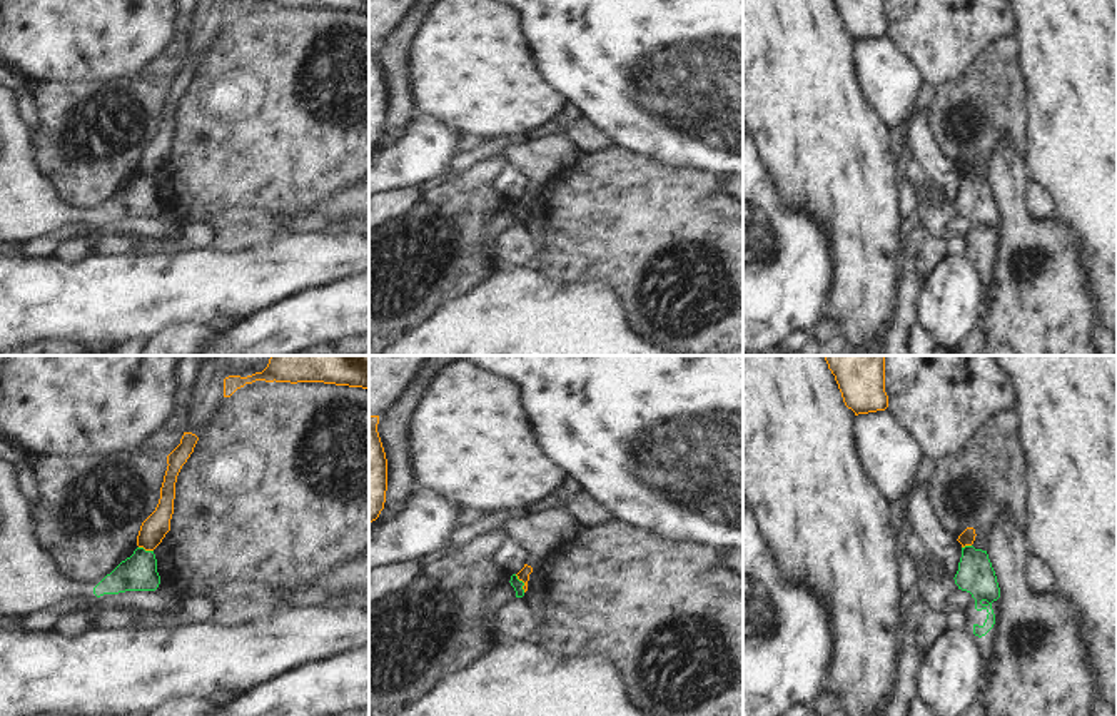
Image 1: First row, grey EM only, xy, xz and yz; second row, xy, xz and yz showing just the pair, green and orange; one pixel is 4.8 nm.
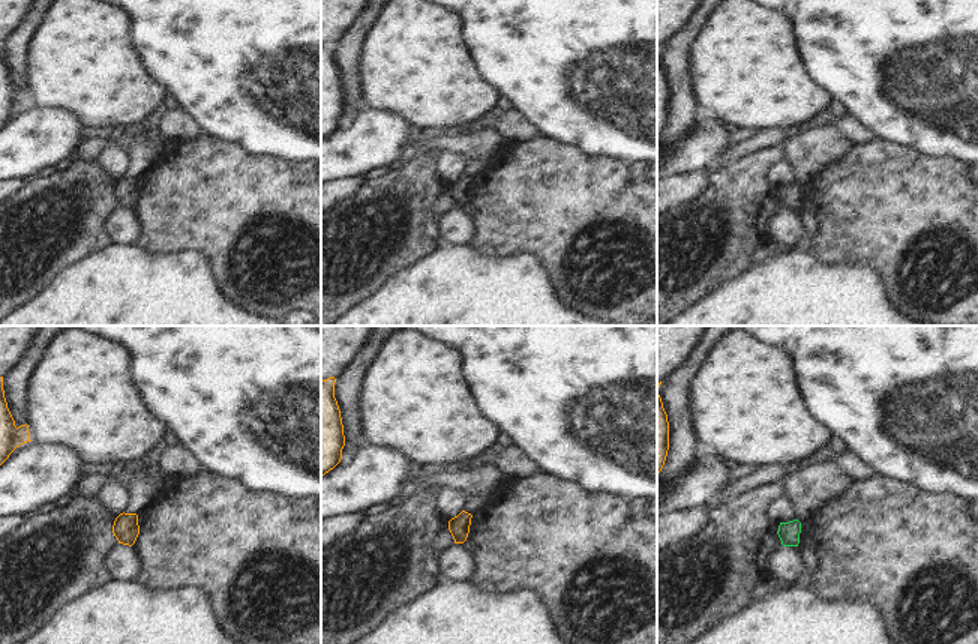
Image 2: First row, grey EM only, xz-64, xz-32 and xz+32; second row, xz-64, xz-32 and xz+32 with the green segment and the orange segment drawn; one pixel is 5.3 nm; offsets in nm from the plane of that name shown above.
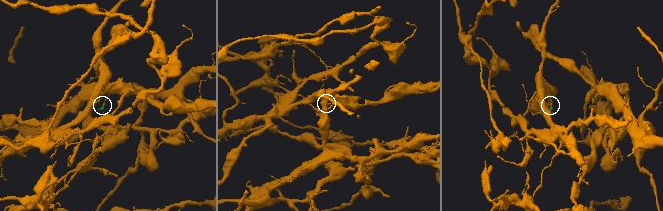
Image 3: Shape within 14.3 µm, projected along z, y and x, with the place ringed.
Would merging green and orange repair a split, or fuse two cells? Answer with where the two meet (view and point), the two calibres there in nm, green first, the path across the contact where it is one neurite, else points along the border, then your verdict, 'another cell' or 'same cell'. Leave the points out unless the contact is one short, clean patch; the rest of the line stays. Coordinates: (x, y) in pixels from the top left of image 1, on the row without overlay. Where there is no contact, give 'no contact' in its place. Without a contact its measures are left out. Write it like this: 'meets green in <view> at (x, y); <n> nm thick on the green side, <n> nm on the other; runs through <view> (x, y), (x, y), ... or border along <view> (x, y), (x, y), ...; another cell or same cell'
meets green in xz at (523, 209); 50 nm thick on the green side, 60 nm on the other; border along xz (515, 201), (523, 209), (525, 217); another cell

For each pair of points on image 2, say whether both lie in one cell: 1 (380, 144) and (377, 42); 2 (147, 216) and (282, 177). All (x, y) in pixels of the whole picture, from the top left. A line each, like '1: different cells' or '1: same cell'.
1: different cells
2: same cell

